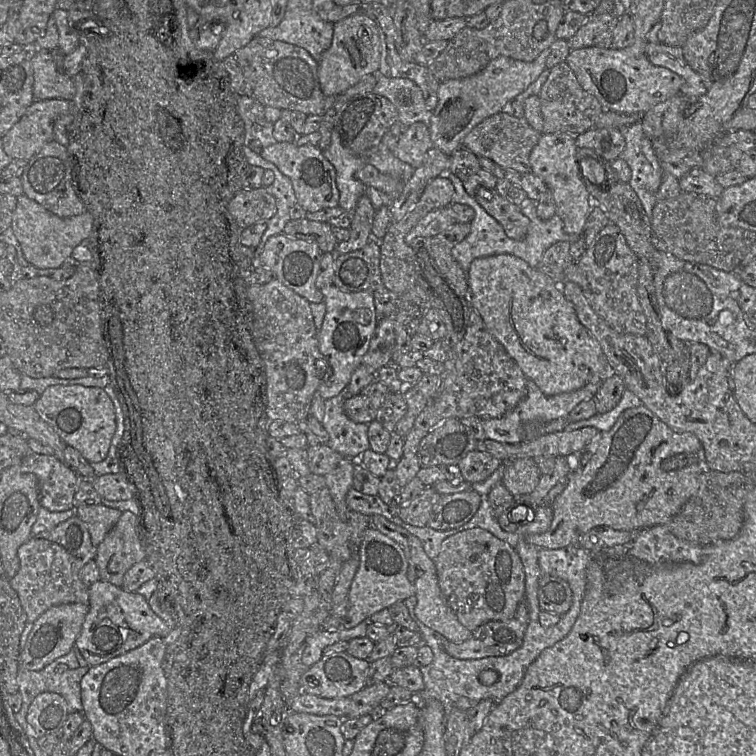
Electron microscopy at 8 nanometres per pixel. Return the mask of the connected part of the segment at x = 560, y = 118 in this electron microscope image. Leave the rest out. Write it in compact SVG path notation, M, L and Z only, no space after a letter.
M561 62L550 69L539 98L544 122L542 134L568 133L579 135L593 128L596 120L604 111L598 99L582 88L576 75L566 62Z

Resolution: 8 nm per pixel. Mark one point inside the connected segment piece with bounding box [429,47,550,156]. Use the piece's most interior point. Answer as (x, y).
(463, 103)

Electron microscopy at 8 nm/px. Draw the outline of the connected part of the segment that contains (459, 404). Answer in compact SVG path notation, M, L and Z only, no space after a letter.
M471 309L469 325L459 344L455 368L448 378L448 387L435 395L414 421L404 437L403 455L416 454L420 441L438 423L447 418L478 416L496 418L514 409L527 394L527 377L488 332L479 313Z

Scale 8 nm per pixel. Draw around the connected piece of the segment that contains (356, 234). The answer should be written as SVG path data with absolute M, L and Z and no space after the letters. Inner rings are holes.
M366 194L362 195L351 216L348 240L338 242L334 254L341 255L363 248L372 238L375 209Z

